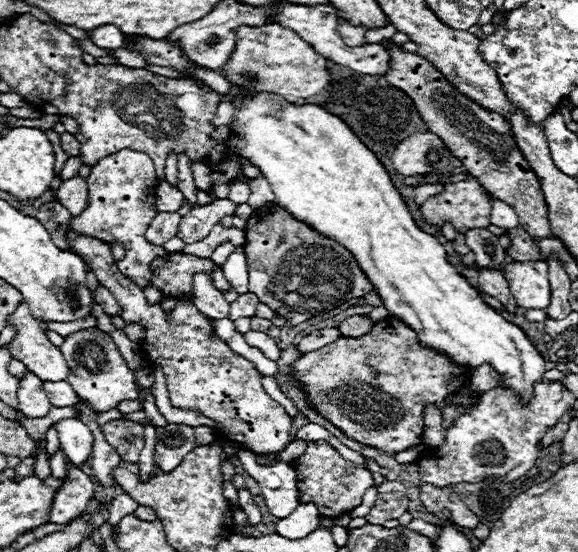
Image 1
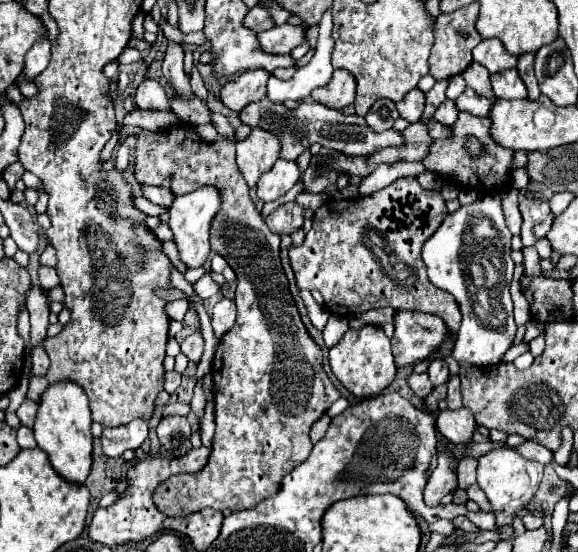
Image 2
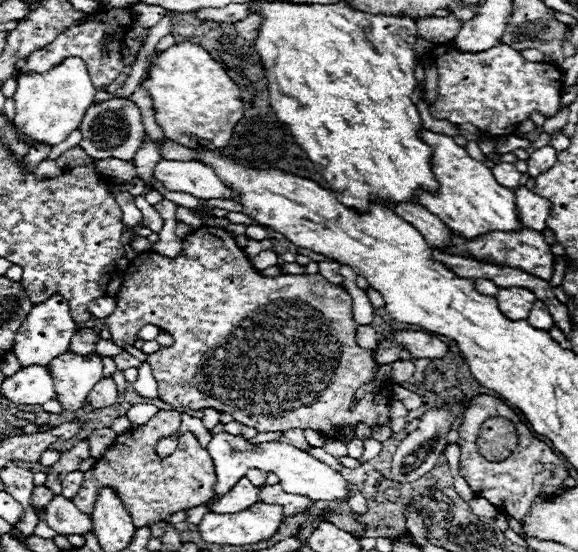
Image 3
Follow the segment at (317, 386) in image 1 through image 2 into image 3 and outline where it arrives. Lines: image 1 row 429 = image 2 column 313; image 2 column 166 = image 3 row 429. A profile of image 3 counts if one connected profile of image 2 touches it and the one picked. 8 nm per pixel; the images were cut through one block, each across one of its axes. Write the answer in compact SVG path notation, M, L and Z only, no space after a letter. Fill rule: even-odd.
M160 410L146 424L120 434L116 442L104 452L104 456L96 460L92 470L84 474L84 486L80 488L76 498L72 498L76 508L80 508L84 514L92 514L100 486L112 486L118 492L124 508L128 510L128 514L132 514L134 526L152 526L158 520L166 520L166 516L172 512L206 504L214 494L216 470L208 450L200 446L198 438L192 432L184 432L172 456L158 458L154 452L158 436L170 436L178 430L180 412ZM500 416L488 418L480 426L478 450L484 458L492 462L506 460L514 452L516 442L518 442L518 434L508 418L500 418Z

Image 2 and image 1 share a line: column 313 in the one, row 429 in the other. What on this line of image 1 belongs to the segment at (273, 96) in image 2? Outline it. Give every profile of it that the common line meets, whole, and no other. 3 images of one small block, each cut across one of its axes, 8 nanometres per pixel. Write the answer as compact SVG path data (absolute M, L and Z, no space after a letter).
M68 418L68 420L62 420L62 422L54 424L54 428L60 434L60 446L66 452L70 462L82 464L90 458L94 438L92 438L90 428L82 420Z

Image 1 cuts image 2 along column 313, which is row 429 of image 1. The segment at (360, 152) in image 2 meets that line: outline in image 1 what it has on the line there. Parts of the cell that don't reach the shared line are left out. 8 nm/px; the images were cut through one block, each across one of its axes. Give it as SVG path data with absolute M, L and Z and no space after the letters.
M112 420L102 426L102 434L124 462L138 462L144 448L144 428L140 424L130 420Z

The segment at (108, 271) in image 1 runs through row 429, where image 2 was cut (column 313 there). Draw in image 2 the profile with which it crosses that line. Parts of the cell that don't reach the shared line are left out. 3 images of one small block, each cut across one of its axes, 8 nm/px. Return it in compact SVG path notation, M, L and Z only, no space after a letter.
M398 178L390 186L358 200L326 200L316 212L310 232L300 246L292 246L290 264L296 274L300 290L318 290L324 296L324 306L332 314L352 316L372 308L392 306L394 310L416 310L440 316L450 332L458 332L462 312L454 296L436 288L426 274L422 260L422 244L438 230L448 216L446 200L438 190L424 190L416 178Z

